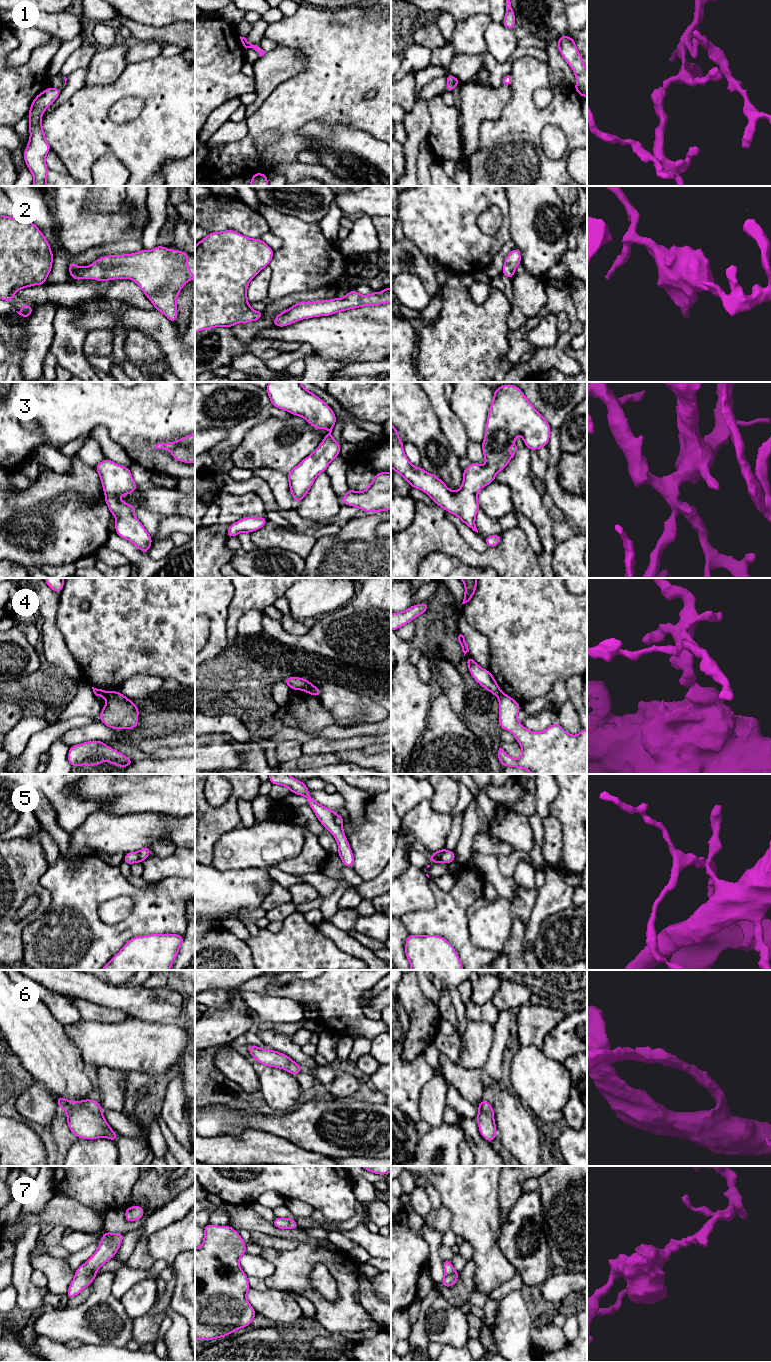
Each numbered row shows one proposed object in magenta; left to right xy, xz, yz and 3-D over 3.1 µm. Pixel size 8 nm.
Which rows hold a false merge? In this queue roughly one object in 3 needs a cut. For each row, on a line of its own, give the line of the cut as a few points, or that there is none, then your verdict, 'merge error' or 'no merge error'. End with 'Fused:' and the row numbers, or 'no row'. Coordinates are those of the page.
1: cut none; no merge error
2: cut none; no merge error
3: cut none; no merge error
4: cut xz (312, 685), (303, 689); merge error
5: cut xz (334, 814), (334, 821), (341, 827); merge error
6: cut none; no merge error
7: cut none; no merge error
Fused: 4, 5

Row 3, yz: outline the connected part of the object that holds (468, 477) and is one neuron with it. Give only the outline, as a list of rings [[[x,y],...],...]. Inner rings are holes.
[[[502,385],[494,391],[493,401],[488,411],[488,419],[485,428],[485,438],[482,451],[486,461],[485,466],[471,463],[463,470],[463,484],[458,491],[451,491],[445,483],[433,474],[426,472],[421,467],[413,466],[406,457],[403,445],[397,429],[391,423],[391,468],[411,485],[425,492],[433,499],[433,503],[442,507],[445,511],[459,517],[470,529],[478,533],[475,518],[480,509],[477,495],[486,485],[494,482],[495,475],[506,468],[517,450],[515,444],[516,435],[522,436],[529,450],[538,450],[547,446],[550,439],[551,427],[546,419],[527,400],[520,387],[515,385]]]

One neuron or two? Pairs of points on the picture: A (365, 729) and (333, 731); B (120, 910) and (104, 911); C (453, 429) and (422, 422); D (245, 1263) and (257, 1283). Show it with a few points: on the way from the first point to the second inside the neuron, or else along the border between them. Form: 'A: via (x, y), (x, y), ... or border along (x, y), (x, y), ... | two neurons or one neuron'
A: via (357, 731), (341, 732) | one neuron
B: via (116, 910), (108, 911) | one neuron
C: border along (431, 404), (438, 418), (440, 428), (451, 447) | two neurons
D: border along (248, 1276), (264, 1280) | two neurons

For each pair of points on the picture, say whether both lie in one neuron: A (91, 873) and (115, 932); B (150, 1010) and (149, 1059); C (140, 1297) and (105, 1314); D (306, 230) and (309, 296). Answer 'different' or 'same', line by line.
A: same
B: different
C: different
D: different

